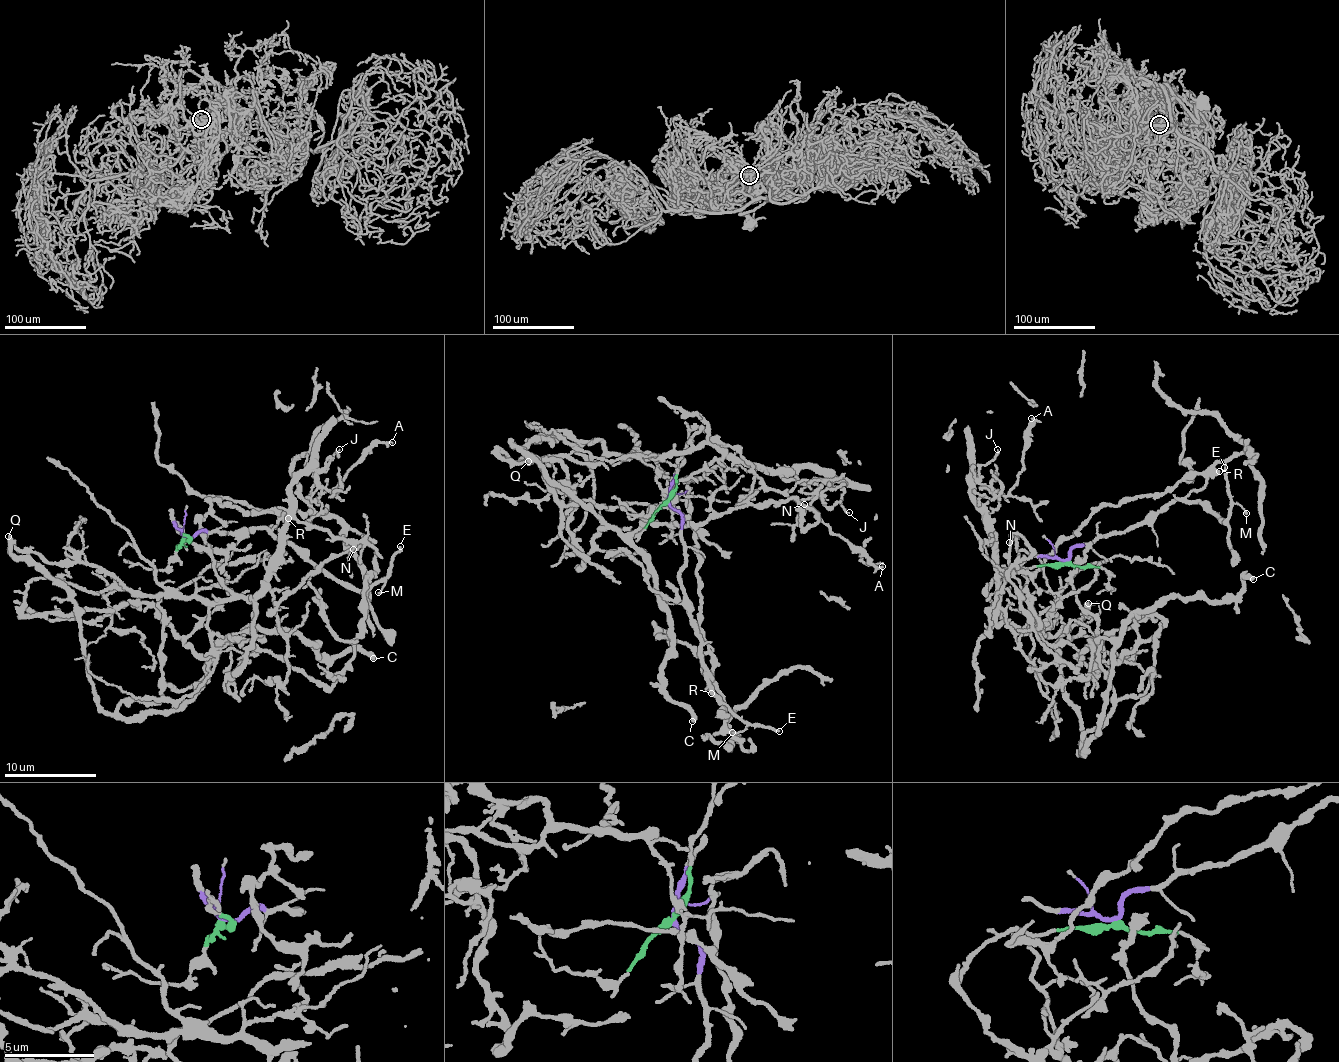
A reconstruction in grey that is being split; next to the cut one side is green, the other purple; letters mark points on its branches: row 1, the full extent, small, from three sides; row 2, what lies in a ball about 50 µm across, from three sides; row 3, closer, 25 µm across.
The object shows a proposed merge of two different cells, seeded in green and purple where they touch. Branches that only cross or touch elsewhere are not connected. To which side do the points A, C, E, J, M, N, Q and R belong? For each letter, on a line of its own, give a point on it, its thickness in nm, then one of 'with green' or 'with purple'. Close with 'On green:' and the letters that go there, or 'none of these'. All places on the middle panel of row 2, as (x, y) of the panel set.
A: place (882, 566); calibre 180 nm; with green
C: place (692, 721); calibre 420 nm; with green
E: place (779, 731); calibre 220 nm; with purple
J: place (849, 512); calibre 140 nm; with green
M: place (732, 732); calibre 140 nm; with purple
N: place (804, 504); calibre 240 nm; with green
Q: place (528, 461); calibre 280 nm; with green
R: place (711, 693); calibre 500 nm; with purple
On green: A, C, J, N, Q

